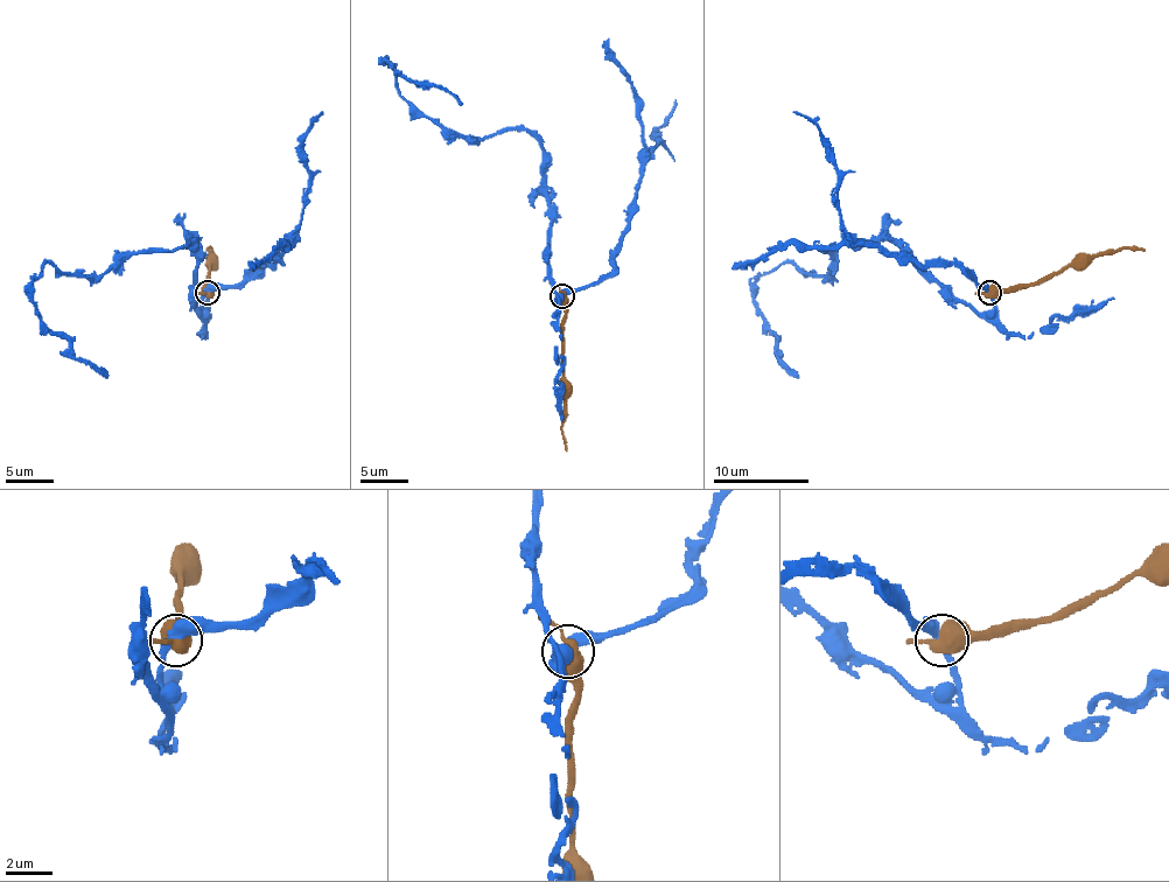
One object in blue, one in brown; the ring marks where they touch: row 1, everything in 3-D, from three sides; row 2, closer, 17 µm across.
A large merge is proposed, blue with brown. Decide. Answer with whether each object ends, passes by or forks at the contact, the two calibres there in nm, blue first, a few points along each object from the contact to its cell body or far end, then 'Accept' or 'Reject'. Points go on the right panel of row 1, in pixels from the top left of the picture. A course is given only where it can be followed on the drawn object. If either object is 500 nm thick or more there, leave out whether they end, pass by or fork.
Thickness 380 nm (blue) against 650 nm. Course of blue: (989, 293), (974, 312), (894, 243), (842, 243), (824, 277), (783, 261), (754, 305), (797, 377). Course of brown: (989, 293), (1042, 284), (1068, 266), (1085, 266), (1094, 257), (1124, 247), (1145, 250). Reject

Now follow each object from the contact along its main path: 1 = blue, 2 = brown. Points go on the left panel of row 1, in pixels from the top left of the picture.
1: (208, 293), (198, 312), (194, 243), (119, 257), (89, 277), (46, 261), (33, 305), (107, 377)
2: (208, 293), (208, 247), (212, 250)

